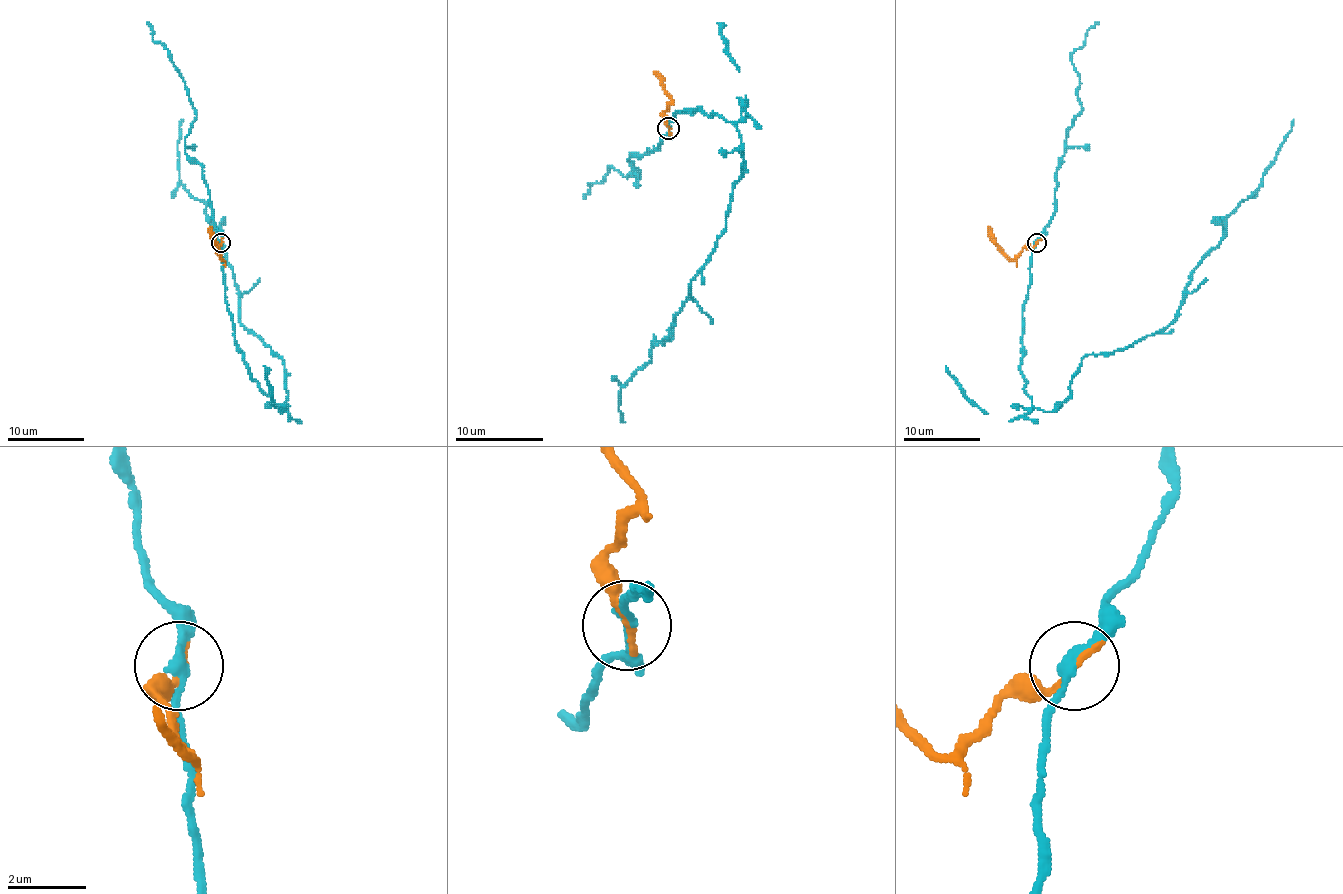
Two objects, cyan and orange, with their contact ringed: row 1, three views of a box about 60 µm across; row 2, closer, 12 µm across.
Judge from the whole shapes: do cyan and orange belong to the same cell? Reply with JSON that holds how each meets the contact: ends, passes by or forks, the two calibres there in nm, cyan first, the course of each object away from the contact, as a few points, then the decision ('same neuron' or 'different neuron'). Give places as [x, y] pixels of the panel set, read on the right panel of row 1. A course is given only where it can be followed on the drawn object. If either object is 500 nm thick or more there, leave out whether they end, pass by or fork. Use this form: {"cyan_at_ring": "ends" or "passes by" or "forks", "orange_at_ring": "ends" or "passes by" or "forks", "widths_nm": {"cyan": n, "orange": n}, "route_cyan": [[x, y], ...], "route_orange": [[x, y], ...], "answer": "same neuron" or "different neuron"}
{"cyan_at_ring": "passes by", "orange_at_ring": "ends", "widths_nm": {"cyan": 240, "orange": 200}, "route_cyan": [[1037, 242], [1020, 371], [1032, 404], [1053, 412], [1081, 360], [1175, 318], [1293, 119]], "route_orange": [[1037, 242], [1011, 259], [988, 226]], "answer": "different neuron"}

